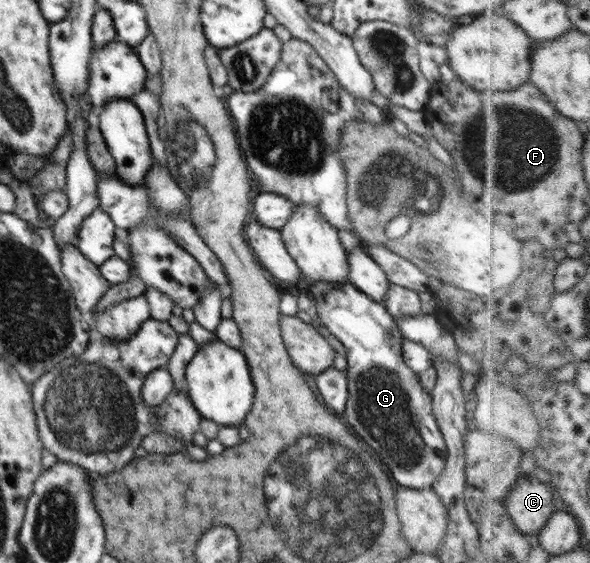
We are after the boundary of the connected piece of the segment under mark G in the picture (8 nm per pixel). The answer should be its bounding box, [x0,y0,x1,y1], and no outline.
[310,281,447,489]

